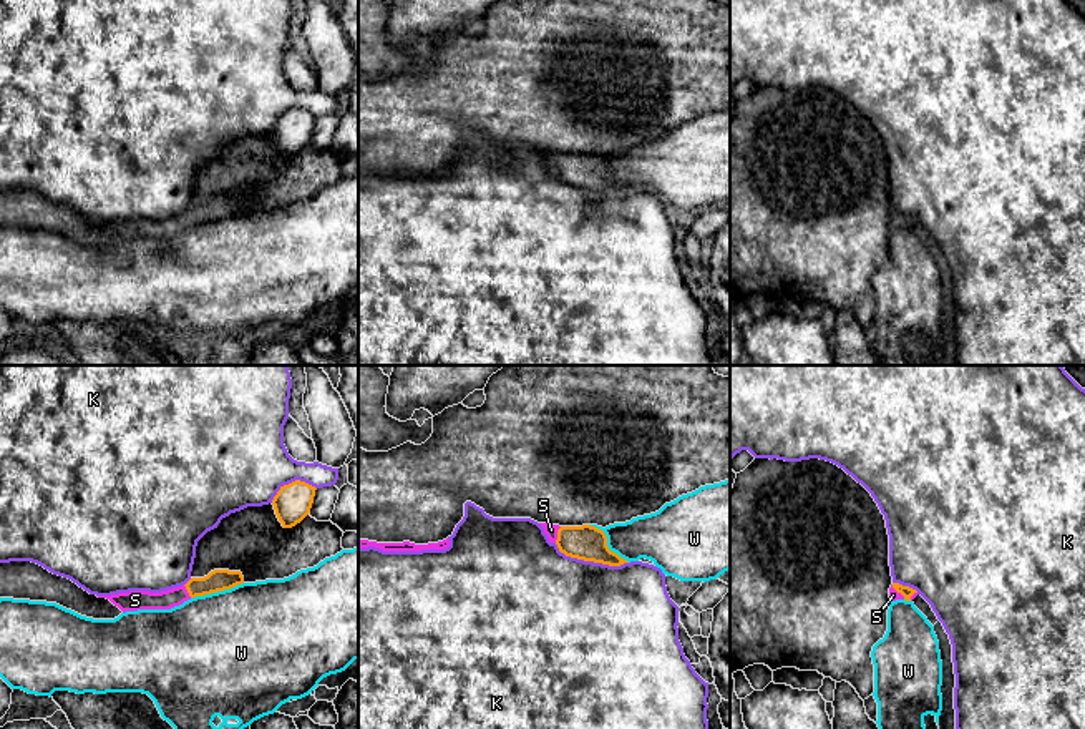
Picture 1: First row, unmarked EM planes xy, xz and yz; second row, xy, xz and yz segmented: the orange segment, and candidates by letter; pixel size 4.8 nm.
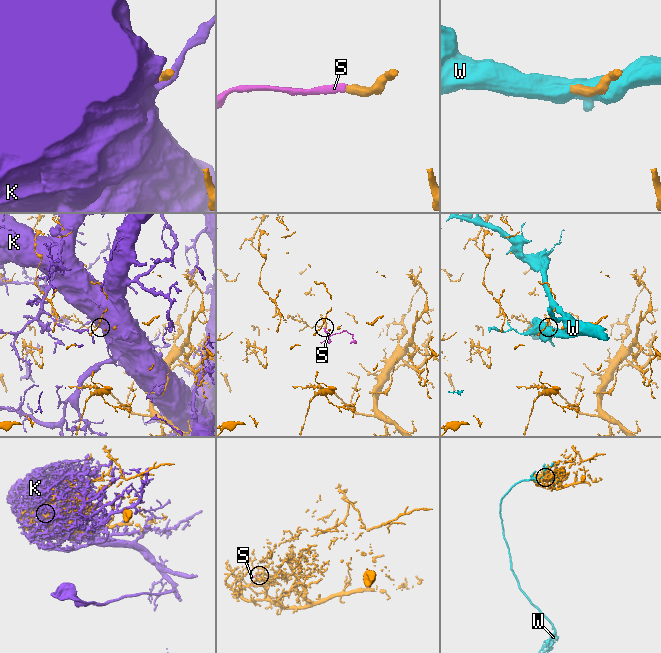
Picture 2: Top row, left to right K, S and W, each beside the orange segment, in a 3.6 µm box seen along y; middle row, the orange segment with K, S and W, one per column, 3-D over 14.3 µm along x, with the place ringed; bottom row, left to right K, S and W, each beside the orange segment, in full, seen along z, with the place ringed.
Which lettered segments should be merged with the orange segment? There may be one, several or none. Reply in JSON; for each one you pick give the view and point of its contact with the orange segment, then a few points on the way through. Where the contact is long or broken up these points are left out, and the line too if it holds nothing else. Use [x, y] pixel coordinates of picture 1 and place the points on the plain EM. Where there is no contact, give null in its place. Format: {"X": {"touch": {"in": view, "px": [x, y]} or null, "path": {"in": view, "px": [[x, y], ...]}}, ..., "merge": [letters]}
{"S": {"touch": {"in": "xz", "px": [558, 163]}, "path": {"in": "xz", "px": [[589, 171], [573, 170], [558, 163], [551, 158]]}}, "merge": ["S"]}

